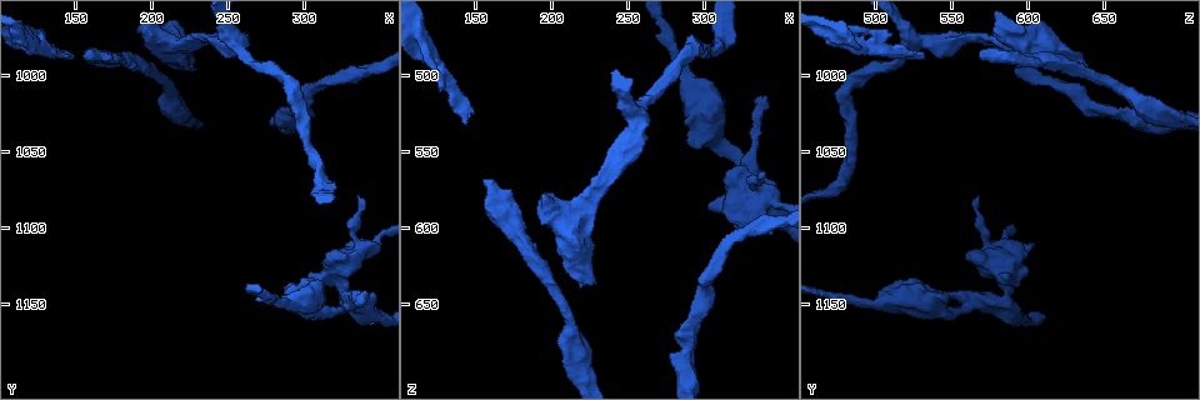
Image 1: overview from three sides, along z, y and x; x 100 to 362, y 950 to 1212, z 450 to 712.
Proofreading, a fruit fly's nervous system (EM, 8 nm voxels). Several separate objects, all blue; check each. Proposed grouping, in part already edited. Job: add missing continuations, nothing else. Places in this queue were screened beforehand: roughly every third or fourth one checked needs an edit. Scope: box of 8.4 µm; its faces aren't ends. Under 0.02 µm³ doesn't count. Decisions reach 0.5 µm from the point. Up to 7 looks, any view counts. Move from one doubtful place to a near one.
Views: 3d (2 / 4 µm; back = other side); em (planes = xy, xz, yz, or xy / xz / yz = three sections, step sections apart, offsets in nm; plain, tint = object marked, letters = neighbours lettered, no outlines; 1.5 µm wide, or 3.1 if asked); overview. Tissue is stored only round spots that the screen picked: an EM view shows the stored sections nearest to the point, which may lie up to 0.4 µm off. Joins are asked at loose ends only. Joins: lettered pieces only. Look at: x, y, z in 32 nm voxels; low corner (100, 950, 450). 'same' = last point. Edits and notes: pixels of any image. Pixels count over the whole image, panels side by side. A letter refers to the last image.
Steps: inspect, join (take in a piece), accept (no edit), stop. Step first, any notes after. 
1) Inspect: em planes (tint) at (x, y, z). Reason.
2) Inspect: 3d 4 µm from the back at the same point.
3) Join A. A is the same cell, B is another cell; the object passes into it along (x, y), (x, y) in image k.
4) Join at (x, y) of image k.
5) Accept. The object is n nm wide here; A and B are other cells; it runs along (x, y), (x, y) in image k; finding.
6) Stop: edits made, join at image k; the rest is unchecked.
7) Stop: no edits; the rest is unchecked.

Inspect: em planes (letters) at (230, 994, 634). An open end.

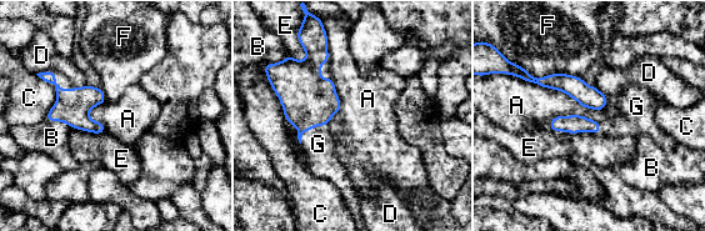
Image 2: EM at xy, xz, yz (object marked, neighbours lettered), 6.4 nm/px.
Join G. The longest contact is with A, 440 nm; G is the same cell, A, B, C, D, E and F are other cells; the cell continues.

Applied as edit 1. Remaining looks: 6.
Inspect: overview. See it whole again.

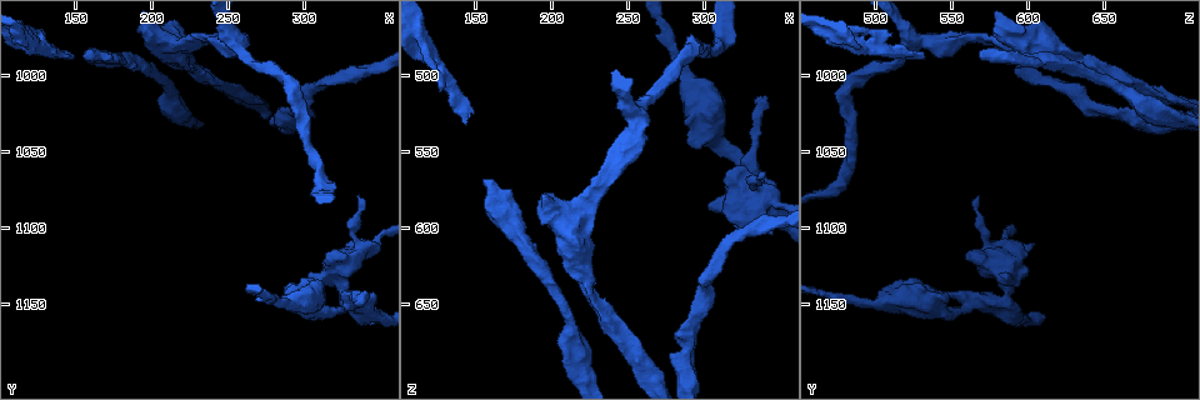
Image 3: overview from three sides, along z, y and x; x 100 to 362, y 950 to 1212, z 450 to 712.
Inspect: em planes (letters) at (334, 1078, 568).

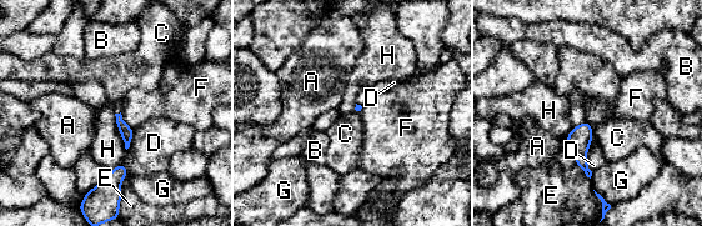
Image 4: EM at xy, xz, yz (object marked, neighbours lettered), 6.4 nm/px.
Accept. A, B, C, D, E, F, G and H are other cells; a border runs along (591, 126), (593, 136) in image 4; no lettered piece goes on from it.

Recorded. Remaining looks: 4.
Inspect: em xy step 4 (letters) at (338, 1140, 514). Free end.

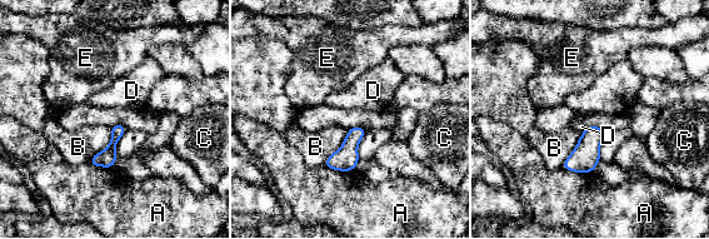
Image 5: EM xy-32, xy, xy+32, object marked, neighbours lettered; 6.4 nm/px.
Accept. A, B, C, D and E are other cells; none of them fits.

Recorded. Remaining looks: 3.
Stop: edits made, join at image 2; the rest is unchecked.

